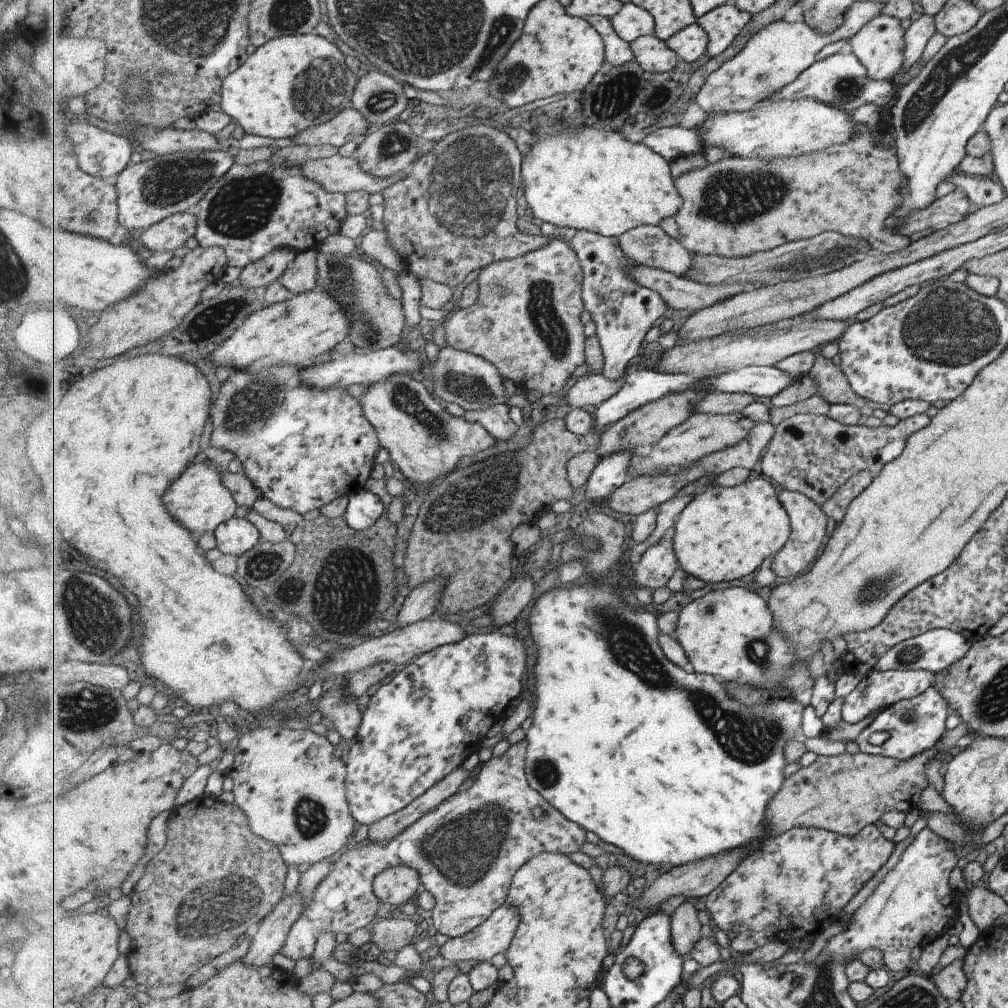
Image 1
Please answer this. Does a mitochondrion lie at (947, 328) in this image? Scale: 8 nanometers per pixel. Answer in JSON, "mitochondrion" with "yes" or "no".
{"mitochondrion":"yes"}

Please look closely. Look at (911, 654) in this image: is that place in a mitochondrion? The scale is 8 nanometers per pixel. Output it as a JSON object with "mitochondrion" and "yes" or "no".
{"mitochondrion":"yes"}

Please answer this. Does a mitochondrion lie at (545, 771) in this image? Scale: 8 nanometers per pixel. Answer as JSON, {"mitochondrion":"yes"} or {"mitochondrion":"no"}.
{"mitochondrion":"yes"}

